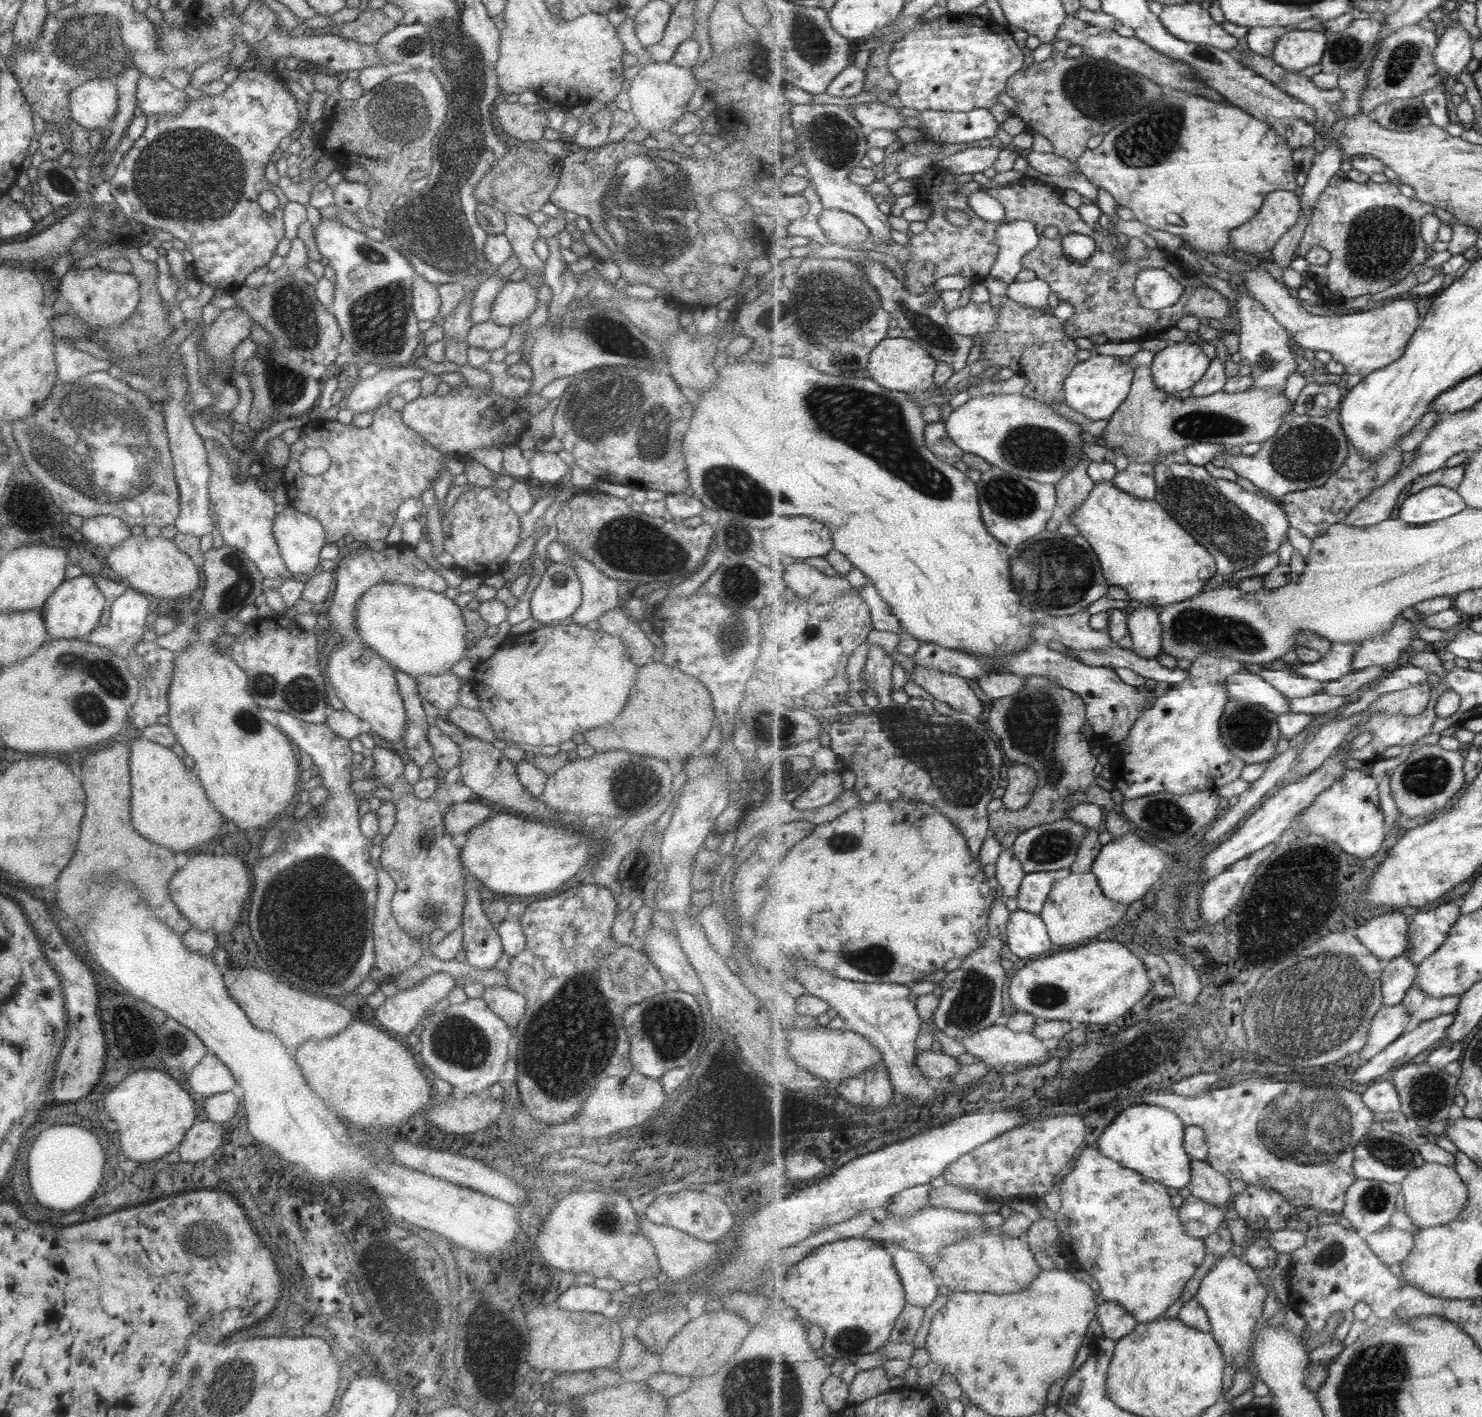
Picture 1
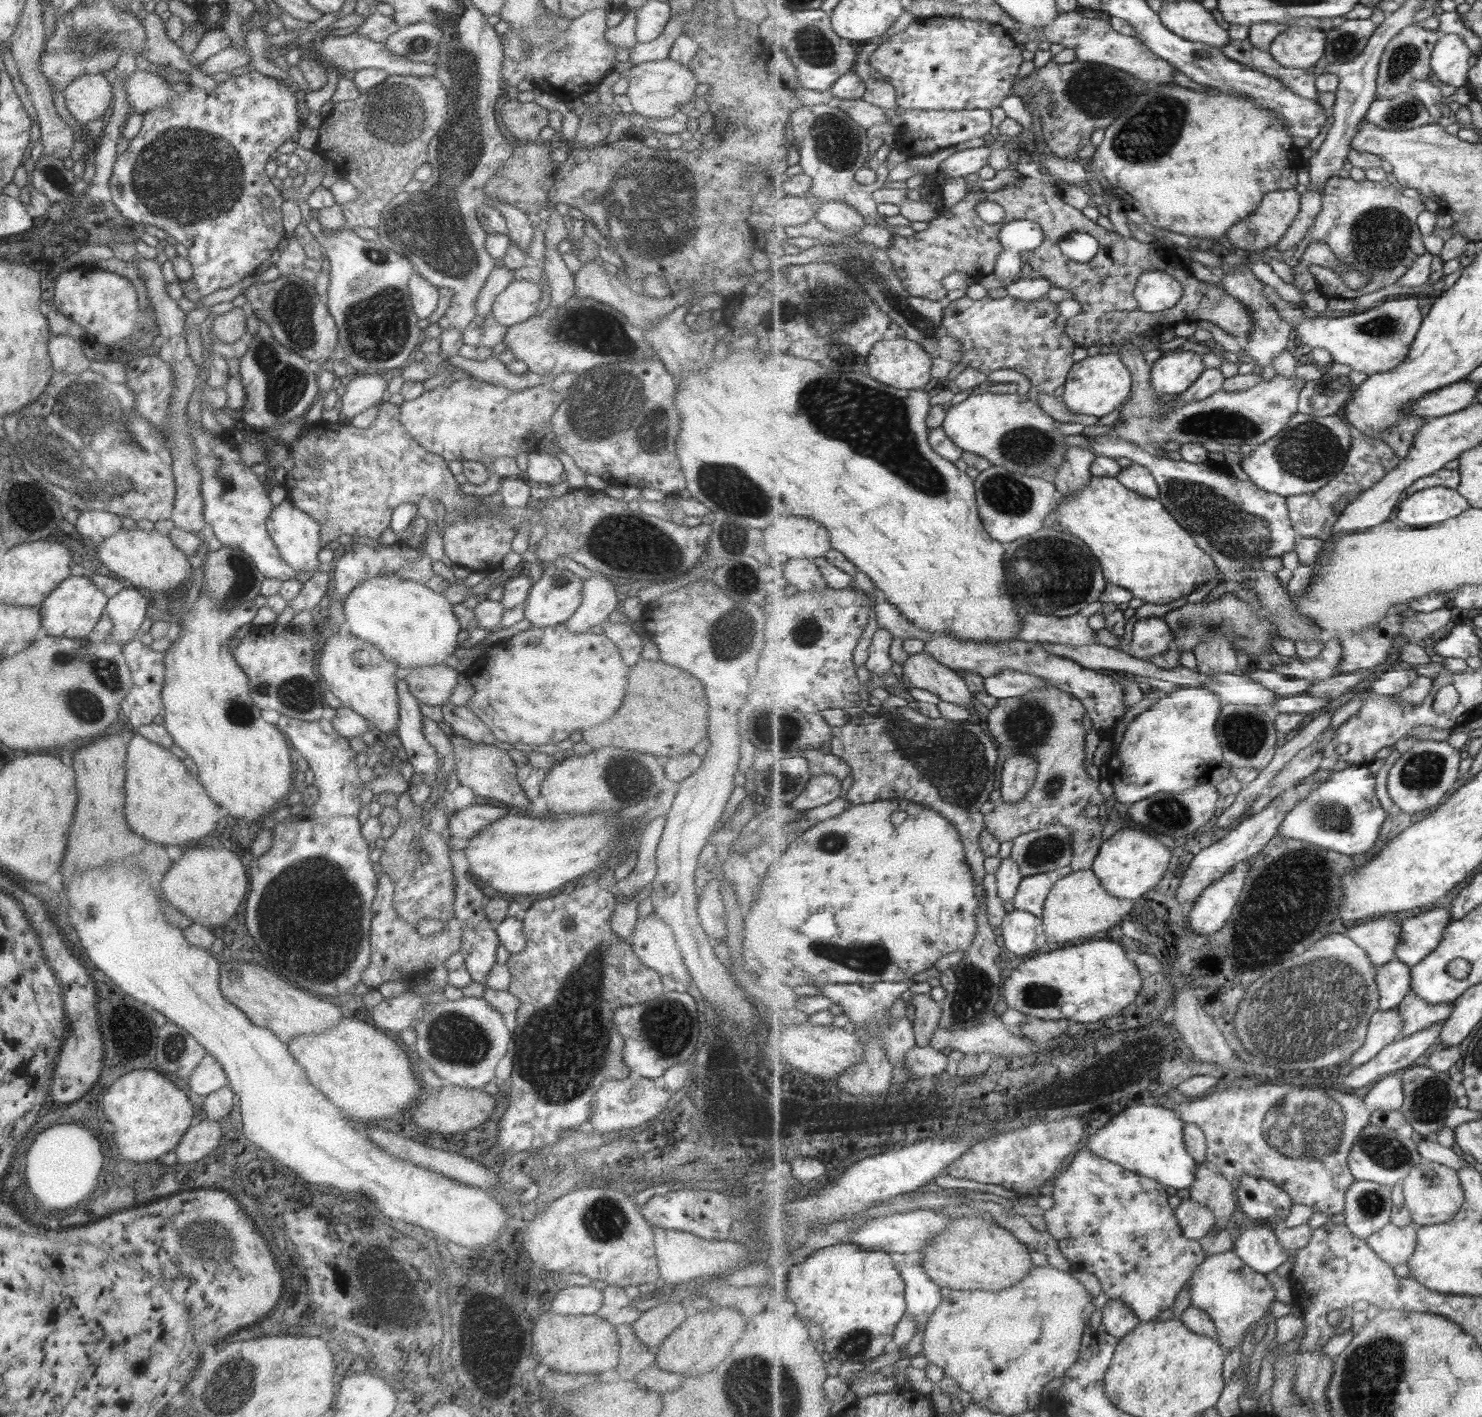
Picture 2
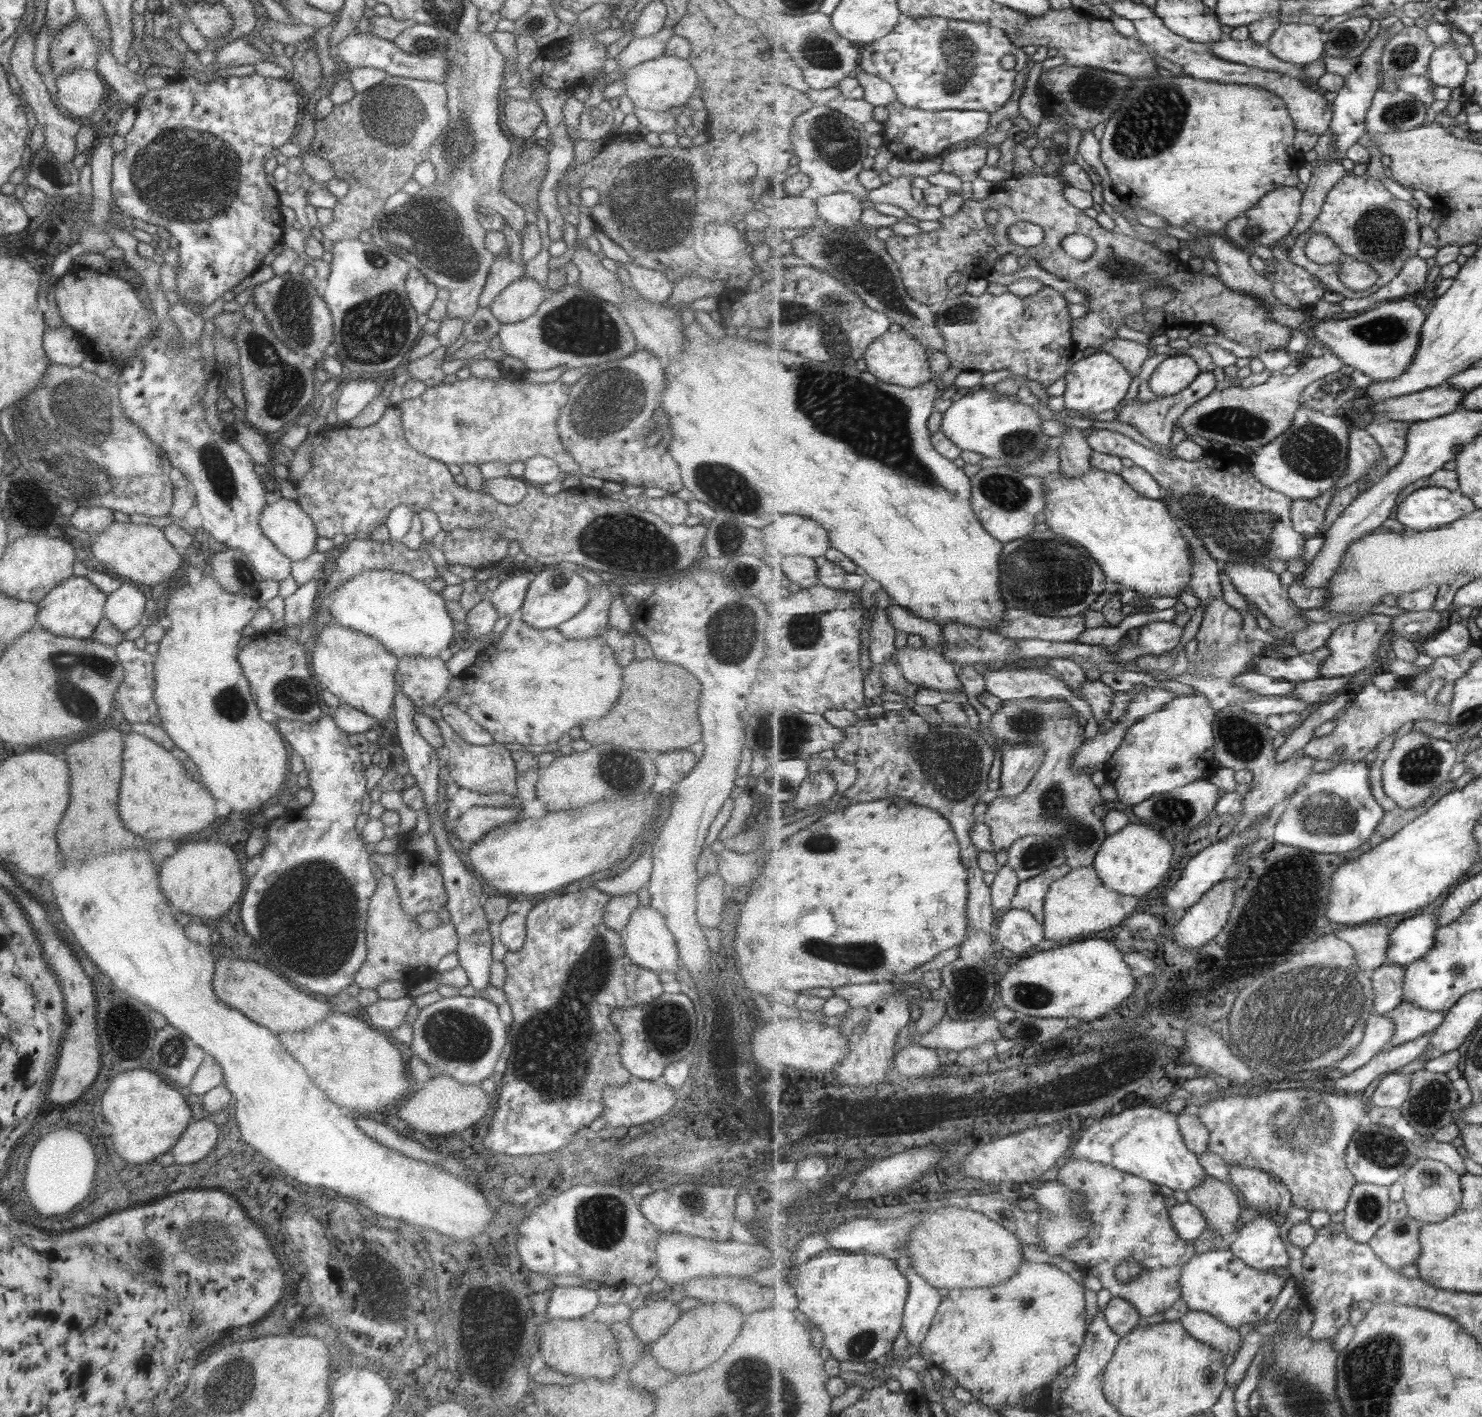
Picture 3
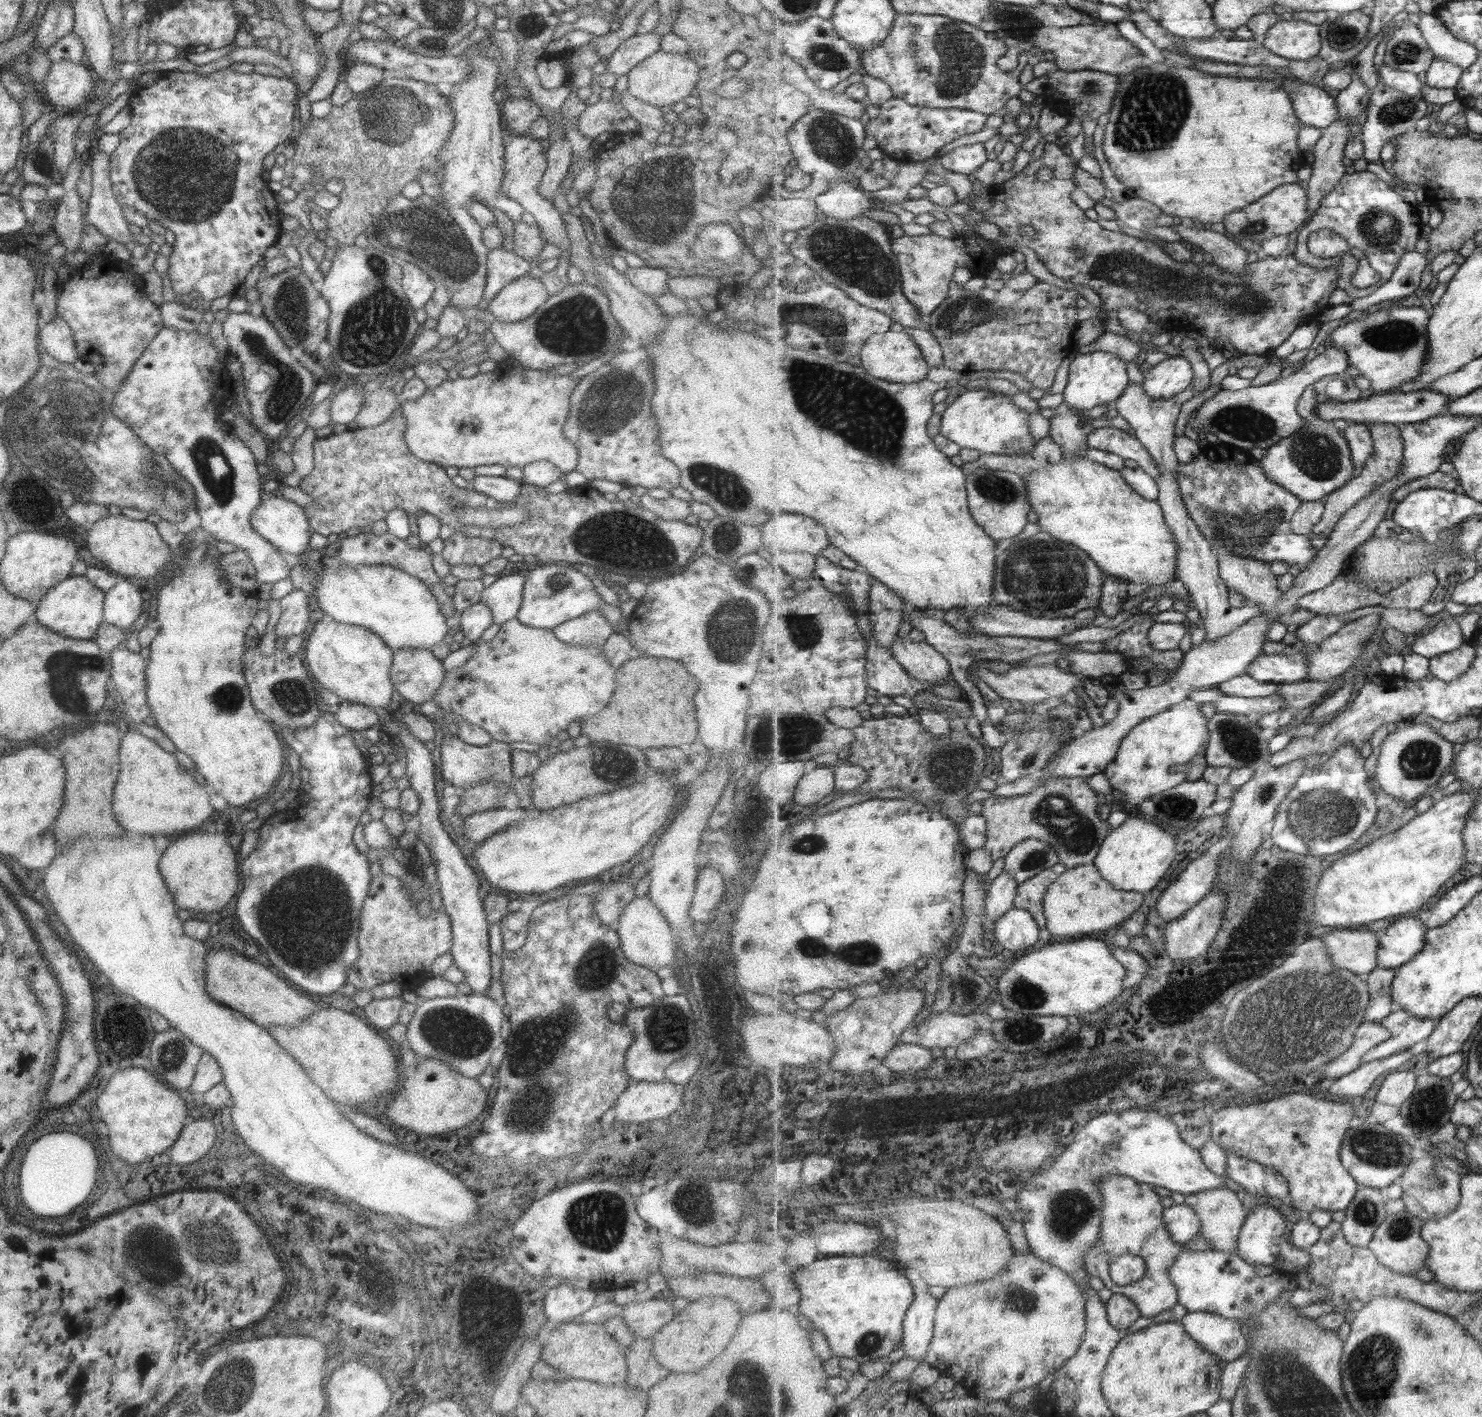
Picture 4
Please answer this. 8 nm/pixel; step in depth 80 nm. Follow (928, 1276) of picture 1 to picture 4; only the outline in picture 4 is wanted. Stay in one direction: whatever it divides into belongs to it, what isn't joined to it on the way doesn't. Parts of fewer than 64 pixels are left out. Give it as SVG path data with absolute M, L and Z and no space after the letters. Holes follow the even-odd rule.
M927 1288L921 1289L906 1312L902 1341L911 1360L925 1360L935 1332L939 1301Z

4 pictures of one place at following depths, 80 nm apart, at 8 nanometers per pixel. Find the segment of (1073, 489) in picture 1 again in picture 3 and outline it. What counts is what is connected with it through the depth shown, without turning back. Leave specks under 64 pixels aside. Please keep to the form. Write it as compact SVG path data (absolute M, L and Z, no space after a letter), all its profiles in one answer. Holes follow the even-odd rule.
M1067 427L1068 431L1061 436L1058 448L1060 470L1063 477L1081 477L1089 473L1092 466L1093 448L1087 444L1083 430Z

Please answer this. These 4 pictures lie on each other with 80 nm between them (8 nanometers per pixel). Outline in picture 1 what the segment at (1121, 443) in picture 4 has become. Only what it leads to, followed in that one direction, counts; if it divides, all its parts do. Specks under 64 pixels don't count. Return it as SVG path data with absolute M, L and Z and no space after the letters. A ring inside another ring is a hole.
M1166 459L1154 464L1154 472L1159 488L1154 499L1164 505L1200 544L1213 553L1213 556L1216 557L1219 573L1233 574L1243 568L1251 567L1259 558L1279 551L1281 544L1287 542L1290 520L1288 513L1279 503L1279 498L1276 497L1276 501L1271 501L1271 499L1265 499L1265 497L1253 492L1248 492L1231 480L1223 480L1223 478L1217 480L1203 466L1196 466L1189 462L1178 464L1173 459Z

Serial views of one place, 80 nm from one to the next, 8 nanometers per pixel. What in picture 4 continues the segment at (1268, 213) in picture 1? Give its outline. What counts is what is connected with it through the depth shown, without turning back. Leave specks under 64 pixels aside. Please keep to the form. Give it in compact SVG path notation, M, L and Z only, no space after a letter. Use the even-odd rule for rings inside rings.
M1283 184L1277 187L1267 196L1263 196L1257 203L1249 205L1241 211L1232 212L1224 220L1224 228L1233 238L1249 239L1256 243L1263 240L1293 234L1295 230L1300 230L1311 218L1309 216L1309 200L1306 184Z

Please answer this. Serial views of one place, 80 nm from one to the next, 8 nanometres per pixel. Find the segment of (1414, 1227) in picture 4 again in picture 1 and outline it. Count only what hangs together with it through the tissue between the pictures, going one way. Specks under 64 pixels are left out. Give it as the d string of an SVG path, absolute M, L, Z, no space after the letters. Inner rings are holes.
M1389 1227L1370 1234L1365 1239L1373 1252L1376 1252L1389 1266L1391 1264L1401 1265L1416 1246L1416 1235L1413 1235L1412 1228L1400 1230Z

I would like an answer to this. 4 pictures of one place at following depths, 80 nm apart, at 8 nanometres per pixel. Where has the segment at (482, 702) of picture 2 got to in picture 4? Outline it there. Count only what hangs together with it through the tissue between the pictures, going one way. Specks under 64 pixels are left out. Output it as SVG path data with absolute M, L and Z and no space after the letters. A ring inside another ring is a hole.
M515 617L510 618L509 620L505 620L505 622L502 622L500 624L499 630L497 634L489 641L484 642L476 642L474 646L471 646L471 650L469 650L468 659L461 665L452 668L452 670L444 670L444 677L441 683L441 686L438 686L436 690L433 690L435 692L435 695L429 699L429 701L434 701L439 706L439 712L437 716L440 713L444 713L445 711L453 713L456 717L461 717L463 720L466 720L468 723L474 724L475 726L478 726L479 728L482 728L489 736L492 738L493 741L497 742L503 742L503 743L511 743L511 742L529 742L529 744L538 744L540 746L545 745L548 741L550 741L552 738L556 736L558 732L561 732L561 730L565 730L573 720L575 722L579 722L581 718L585 718L585 716L593 716L593 714L597 714L601 708L605 708L605 704L607 704L607 700L609 700L609 696L611 696L611 692L613 692L613 688L615 688L615 684L613 684L613 674L615 674L615 670L611 668L610 664L607 664L608 660L605 660L605 655L601 652L601 646L599 647L581 647L577 645L570 645L565 644L564 642L561 642L560 640L557 640L557 637L552 633L552 629L538 629L538 628L531 628L528 626L525 626L524 624L521 624L521 621L518 621Z

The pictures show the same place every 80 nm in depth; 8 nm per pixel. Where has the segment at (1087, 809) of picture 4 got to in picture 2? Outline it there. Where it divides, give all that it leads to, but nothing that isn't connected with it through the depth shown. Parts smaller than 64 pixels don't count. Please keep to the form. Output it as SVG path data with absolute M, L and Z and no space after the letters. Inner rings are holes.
M1055 687L1031 691L1025 696L999 699L999 704L990 709L983 720L1008 755L1034 756L1039 764L1035 786L1021 802L1007 805L1000 800L986 814L989 832L1005 842L1054 824L1065 825L1072 830L1073 860L1070 866L1075 872L1091 870L1102 844L1106 842L1099 818L1083 815L1085 806L1107 802L1107 797L1099 790L1099 781L1093 780L1087 772L1087 730L1083 728L1085 717L1086 706L1082 700Z

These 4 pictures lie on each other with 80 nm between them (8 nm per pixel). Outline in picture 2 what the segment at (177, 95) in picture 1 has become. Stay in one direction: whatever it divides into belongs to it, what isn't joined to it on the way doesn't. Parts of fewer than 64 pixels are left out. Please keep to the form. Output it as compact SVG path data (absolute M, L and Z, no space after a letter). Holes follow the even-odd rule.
M140 70L136 75L121 81L133 113L143 114L152 108L165 109L174 91L166 82L151 72Z

